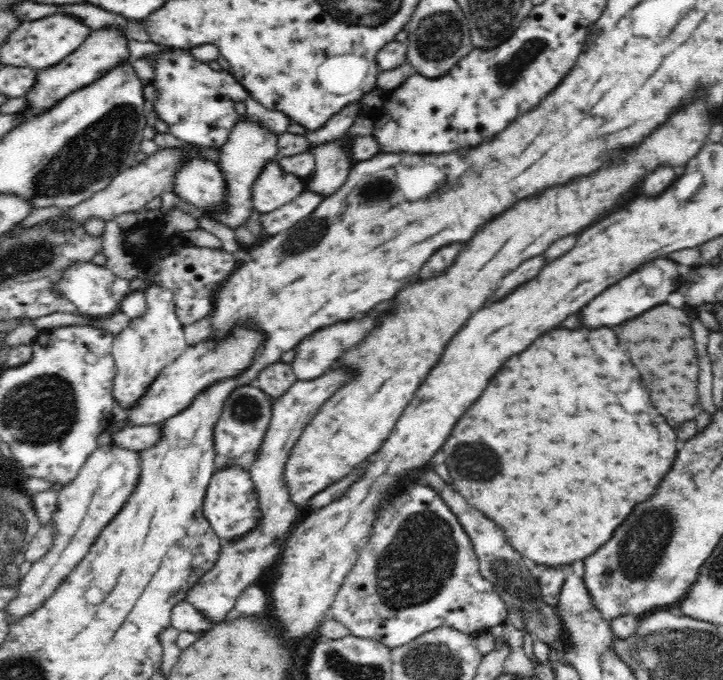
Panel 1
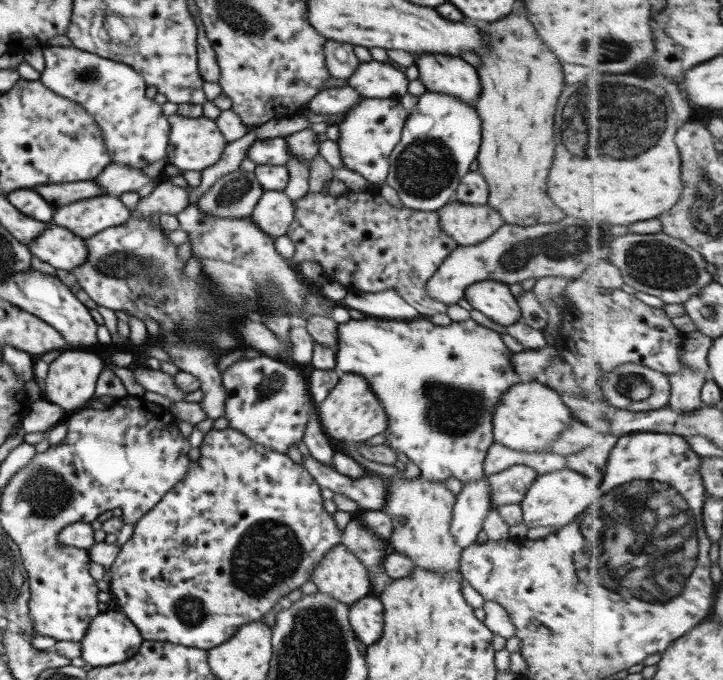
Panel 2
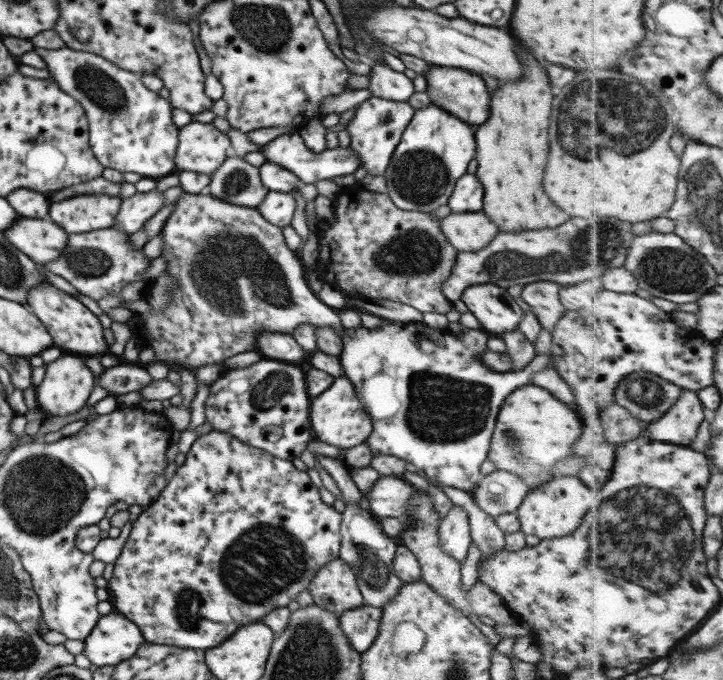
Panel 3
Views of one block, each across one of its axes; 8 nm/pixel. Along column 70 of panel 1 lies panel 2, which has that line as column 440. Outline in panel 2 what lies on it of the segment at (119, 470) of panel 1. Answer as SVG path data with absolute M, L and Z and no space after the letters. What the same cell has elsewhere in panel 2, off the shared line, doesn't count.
M377 474L377 476L383 477L384 483L387 484L386 492L388 493L386 494L384 505L382 506L382 511L391 519L391 536L389 536L389 538L387 539L390 552L400 553L401 555L409 558L409 560L411 560L411 563L413 563L415 567L423 568L423 570L425 571L435 572L435 574L448 575L449 572L451 572L451 574L453 574L453 572L457 572L459 570L459 558L462 549L459 548L459 546L457 546L457 544L453 542L453 538L449 536L450 530L448 527L450 525L452 506L455 502L456 496L445 486L444 481L430 481L426 478L423 478L420 474L416 477L409 479L402 476L387 478L383 475Z

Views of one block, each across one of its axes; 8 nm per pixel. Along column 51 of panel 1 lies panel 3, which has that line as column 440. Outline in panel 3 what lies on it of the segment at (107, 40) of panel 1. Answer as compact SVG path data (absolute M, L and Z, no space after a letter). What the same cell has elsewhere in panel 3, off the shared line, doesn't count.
M431 66L425 72L424 78L428 85L425 94L429 97L430 104L439 106L441 110L468 126L481 126L489 118L489 92L479 76L469 74L465 70Z

